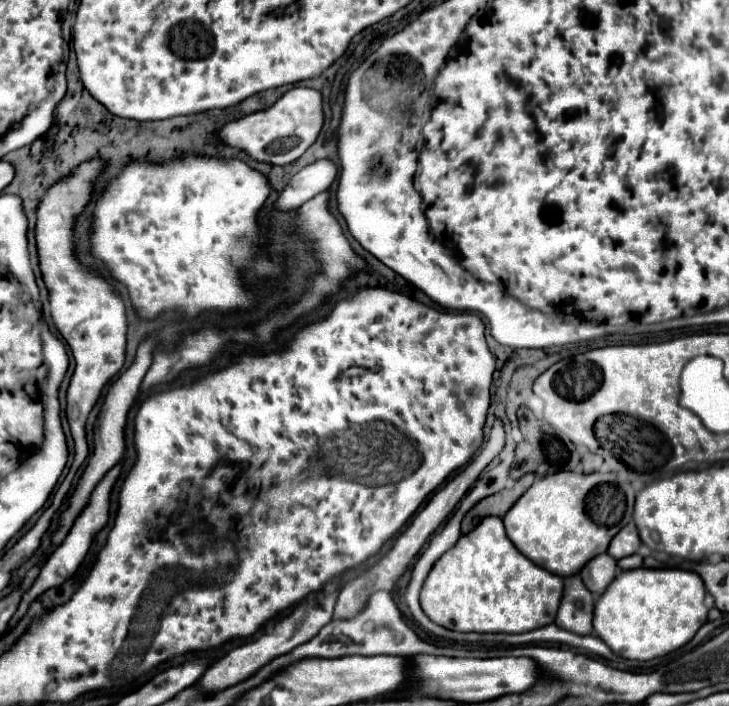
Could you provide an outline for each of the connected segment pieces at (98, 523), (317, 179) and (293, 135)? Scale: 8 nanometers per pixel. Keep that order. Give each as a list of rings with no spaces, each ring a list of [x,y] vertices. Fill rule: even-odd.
[[[117,464],[113,470],[109,470],[107,472],[107,476],[99,482],[99,488],[95,488],[93,490],[93,494],[91,494],[91,500],[89,500],[89,504],[87,504],[87,508],[81,512],[81,516],[75,520],[75,524],[73,524],[73,528],[71,528],[71,532],[67,534],[67,540],[53,552],[53,556],[49,556],[49,560],[47,560],[47,564],[45,564],[45,568],[41,570],[41,576],[37,578],[37,582],[33,584],[33,588],[23,596],[23,600],[21,600],[21,604],[19,604],[19,610],[17,610],[17,614],[13,616],[13,620],[11,620],[11,624],[9,626],[15,626],[15,622],[19,622],[19,618],[27,612],[27,608],[29,608],[29,604],[39,596],[39,594],[43,594],[47,588],[53,588],[53,586],[61,586],[65,580],[69,580],[75,572],[77,572],[77,568],[79,568],[79,564],[83,562],[83,558],[85,558],[85,554],[87,554],[87,550],[89,550],[89,546],[91,546],[91,540],[93,540],[93,536],[107,524],[107,520],[109,520],[109,494],[111,494],[111,488],[113,488],[113,484],[115,484],[115,480],[117,480],[117,476],[119,476],[119,472],[121,472],[121,464]]]
[[[317,160],[297,172],[289,184],[283,188],[275,202],[275,210],[289,212],[301,208],[307,200],[325,192],[337,176],[337,166],[331,160]]]
[[[291,88],[271,108],[227,122],[217,130],[215,136],[219,138],[219,142],[227,146],[245,150],[249,158],[257,162],[285,166],[303,156],[303,152],[317,140],[321,126],[323,126],[321,94],[311,88]]]

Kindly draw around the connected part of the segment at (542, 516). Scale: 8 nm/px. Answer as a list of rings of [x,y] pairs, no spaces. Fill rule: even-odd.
[[[563,470],[537,480],[505,514],[503,524],[509,540],[517,546],[517,550],[525,554],[529,560],[533,560],[537,566],[557,576],[573,576],[579,574],[589,560],[607,552],[607,546],[613,540],[613,536],[633,520],[633,504],[635,504],[633,486],[627,480],[621,480],[617,474],[611,472],[577,474]]]

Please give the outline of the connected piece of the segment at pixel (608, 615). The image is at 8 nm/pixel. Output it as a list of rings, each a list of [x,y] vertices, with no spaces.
[[[679,568],[623,570],[595,602],[593,630],[617,656],[653,660],[685,646],[707,622],[707,612],[705,584],[697,572]]]

